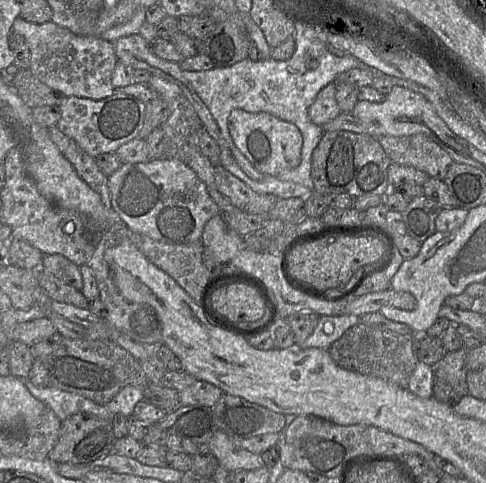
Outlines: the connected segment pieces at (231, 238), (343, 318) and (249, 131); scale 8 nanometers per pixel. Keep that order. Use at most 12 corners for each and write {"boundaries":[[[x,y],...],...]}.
{"boundaries":[[[220,214],[204,226],[201,243],[220,263],[243,247]],[[353,314],[319,316],[300,348],[322,348],[359,322]],[[233,109],[233,143],[264,176],[301,162],[296,125]]]}

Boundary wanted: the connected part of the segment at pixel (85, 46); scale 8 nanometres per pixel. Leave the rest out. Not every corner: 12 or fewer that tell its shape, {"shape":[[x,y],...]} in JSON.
{"shape":[[18,17],[29,70],[64,97],[111,96],[113,43]]}

